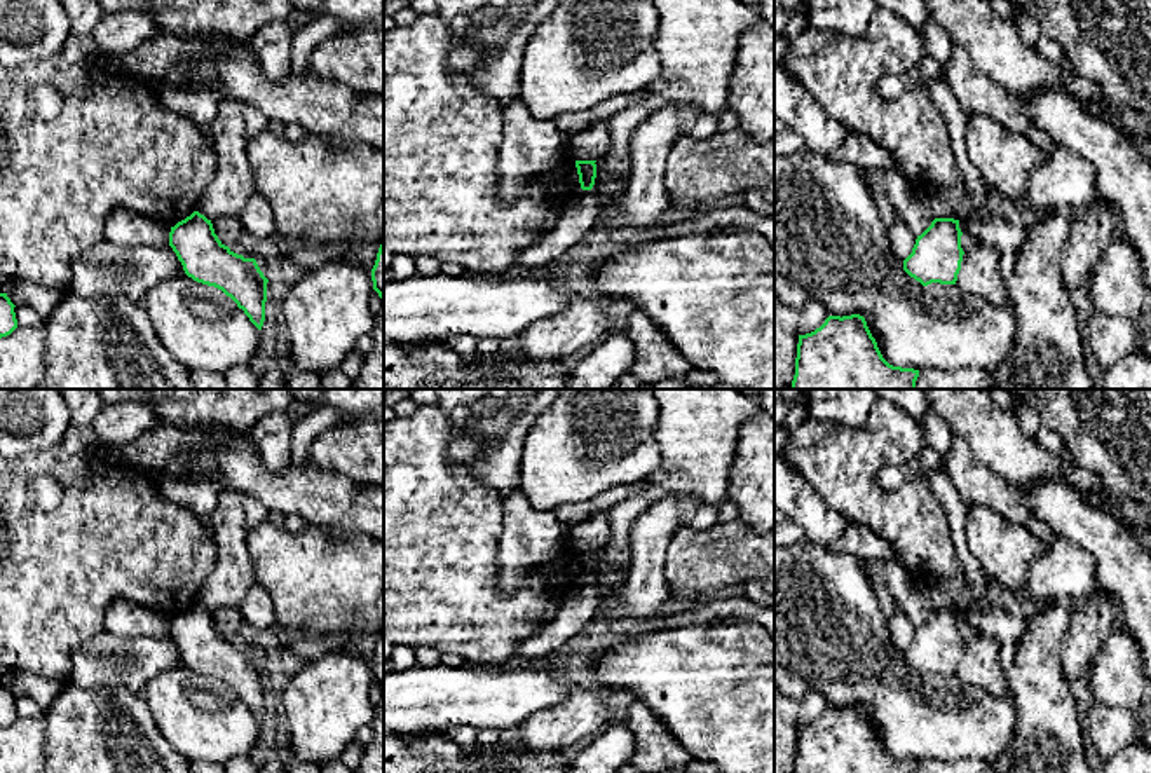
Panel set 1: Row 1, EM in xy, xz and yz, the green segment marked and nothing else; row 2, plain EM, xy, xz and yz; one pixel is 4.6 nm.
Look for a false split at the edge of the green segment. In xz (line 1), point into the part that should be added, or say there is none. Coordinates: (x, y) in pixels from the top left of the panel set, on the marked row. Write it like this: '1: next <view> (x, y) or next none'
1: next none

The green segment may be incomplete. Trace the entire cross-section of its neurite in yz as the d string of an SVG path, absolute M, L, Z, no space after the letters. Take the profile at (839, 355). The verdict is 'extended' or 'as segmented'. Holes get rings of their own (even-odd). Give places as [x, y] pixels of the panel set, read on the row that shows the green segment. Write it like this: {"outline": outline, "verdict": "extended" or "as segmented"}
{"outline": "M860 314L828 316L811 333L799 335L792 389L916 389L919 370L889 365Z", "verdict": "as segmented"}

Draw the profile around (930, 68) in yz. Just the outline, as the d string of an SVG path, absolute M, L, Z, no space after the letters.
M924 54L923 59L919 61L919 68L926 86L945 75L943 66L928 54Z

